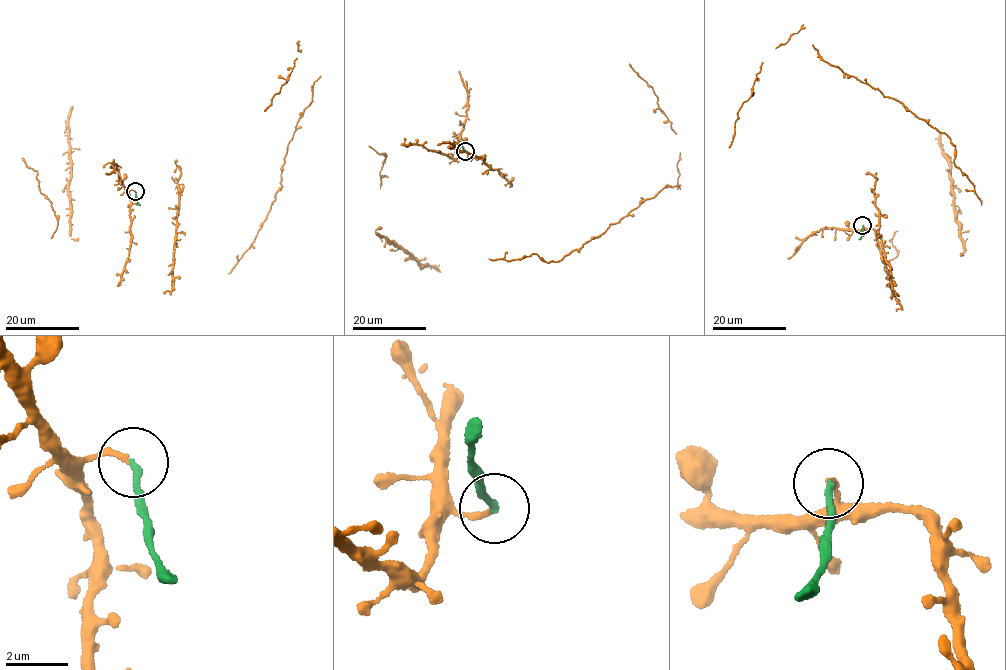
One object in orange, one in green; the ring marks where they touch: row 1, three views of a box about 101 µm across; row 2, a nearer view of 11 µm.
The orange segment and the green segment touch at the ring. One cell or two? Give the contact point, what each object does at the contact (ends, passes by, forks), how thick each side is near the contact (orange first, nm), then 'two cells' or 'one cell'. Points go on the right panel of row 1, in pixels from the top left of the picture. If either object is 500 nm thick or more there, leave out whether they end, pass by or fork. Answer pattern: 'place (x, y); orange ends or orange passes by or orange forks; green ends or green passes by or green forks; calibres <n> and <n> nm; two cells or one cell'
place (862, 225); orange ends; green ends; calibres 160 and 190 nm; two cells

